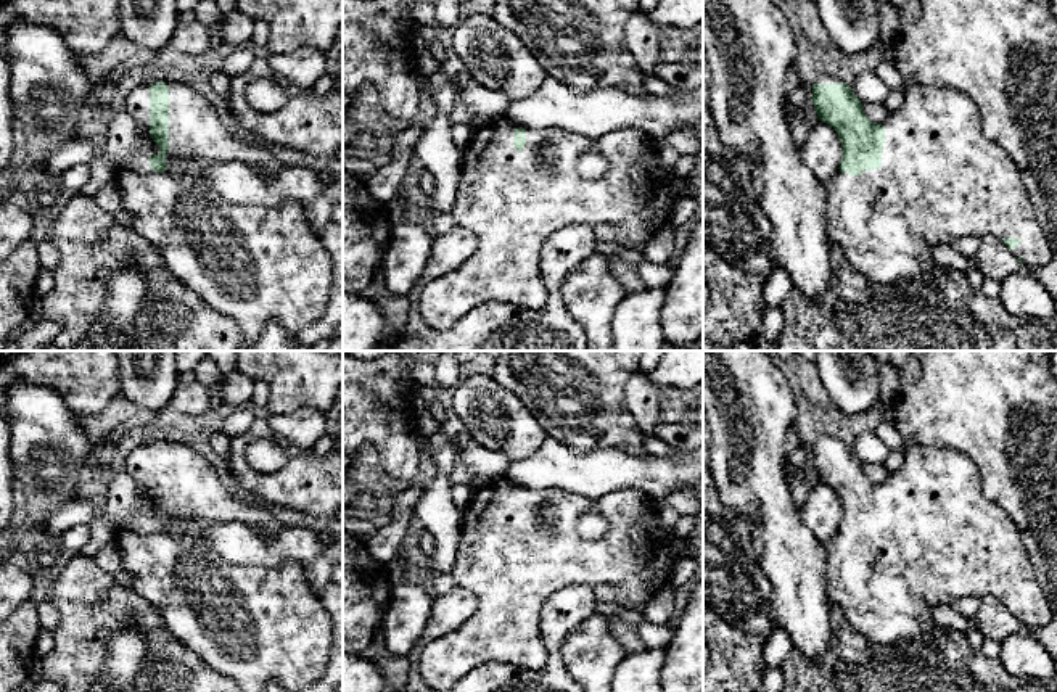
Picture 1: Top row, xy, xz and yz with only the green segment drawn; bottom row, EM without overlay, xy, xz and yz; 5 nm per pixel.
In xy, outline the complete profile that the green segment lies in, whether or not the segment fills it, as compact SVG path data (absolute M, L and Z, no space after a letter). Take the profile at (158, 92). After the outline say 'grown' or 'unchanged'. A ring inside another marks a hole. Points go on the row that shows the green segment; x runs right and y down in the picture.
M172 74L167 79L137 85L125 100L125 111L135 124L151 135L159 146L158 154L125 163L116 169L114 180L122 195L122 209L129 214L127 227L154 246L167 270L198 295L219 315L233 320L243 335L238 351L248 351L270 322L277 322L290 336L298 336L307 325L317 322L331 293L333 259L306 217L306 209L296 203L282 208L235 204L225 201L204 179L199 161L238 159L264 174L274 174L285 164L270 151L262 138L248 134L228 117L222 117L193 87L182 84ZM166 154L180 154L190 164L172 169Z; grown

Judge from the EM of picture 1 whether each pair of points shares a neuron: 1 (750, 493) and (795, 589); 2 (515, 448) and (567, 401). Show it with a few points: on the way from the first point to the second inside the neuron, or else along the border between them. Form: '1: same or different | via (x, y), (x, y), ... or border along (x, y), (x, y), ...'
1: same | via (773, 514), (777, 533), (795, 564)
2: different | border along (515, 396), (547, 435)

